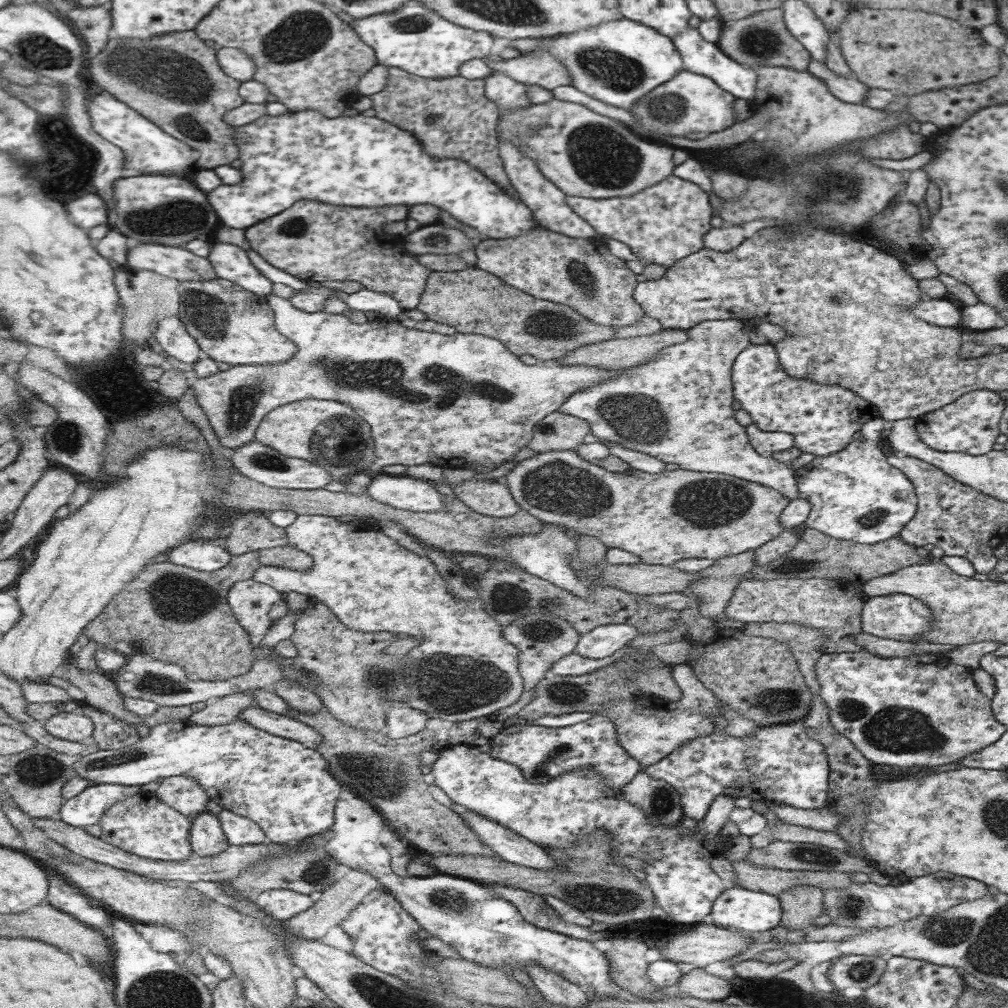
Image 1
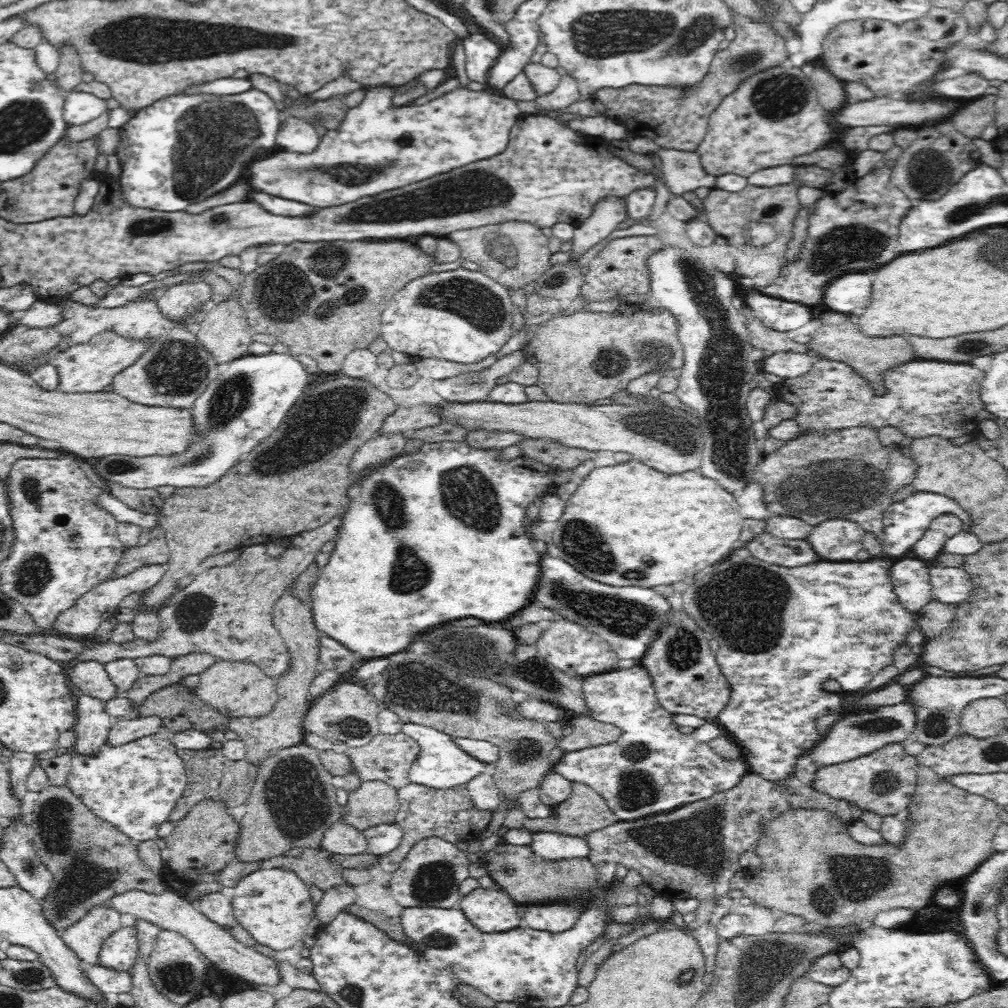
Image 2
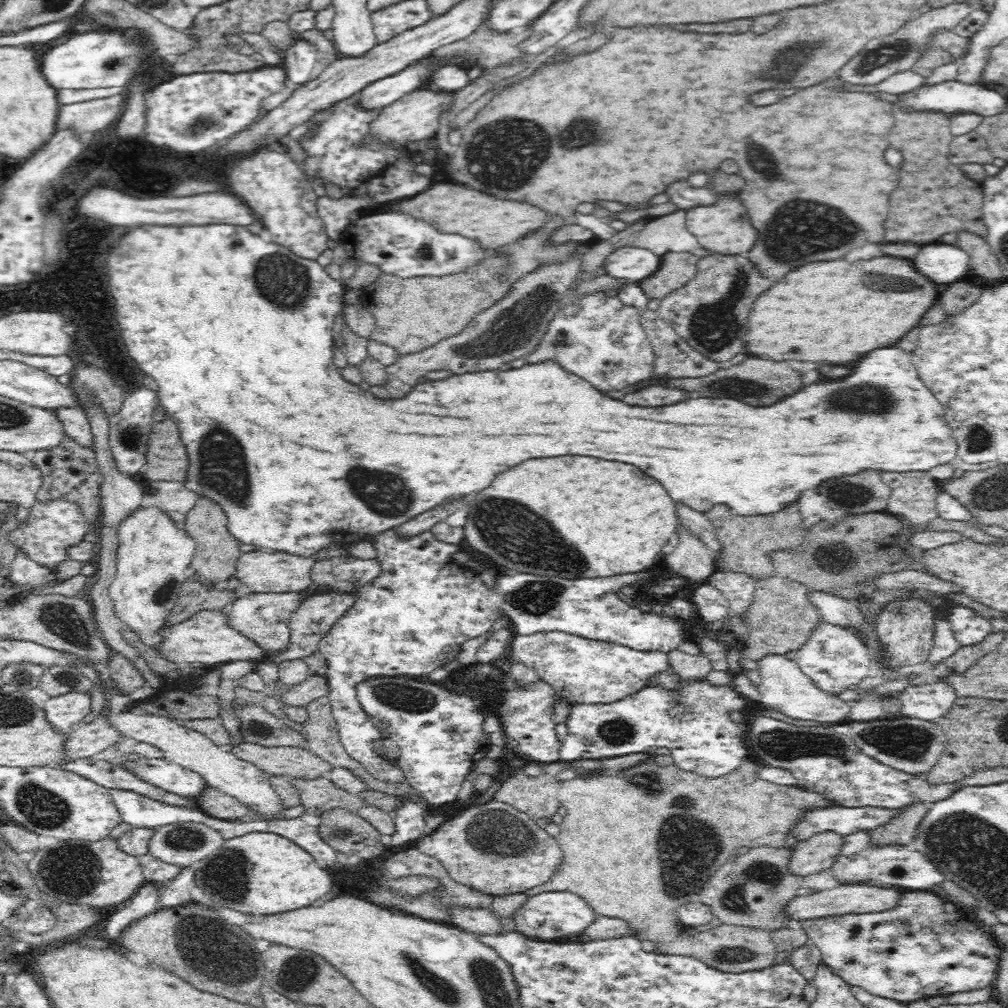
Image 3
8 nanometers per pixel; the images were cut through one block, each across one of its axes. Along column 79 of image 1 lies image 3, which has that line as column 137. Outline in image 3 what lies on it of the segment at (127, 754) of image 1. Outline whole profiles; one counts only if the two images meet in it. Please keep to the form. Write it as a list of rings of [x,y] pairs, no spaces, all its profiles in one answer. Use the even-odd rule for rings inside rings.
[[[142,757],[140,760],[129,762],[127,766],[142,780],[181,797],[198,799],[208,787],[207,782],[197,772],[182,768],[164,758]]]

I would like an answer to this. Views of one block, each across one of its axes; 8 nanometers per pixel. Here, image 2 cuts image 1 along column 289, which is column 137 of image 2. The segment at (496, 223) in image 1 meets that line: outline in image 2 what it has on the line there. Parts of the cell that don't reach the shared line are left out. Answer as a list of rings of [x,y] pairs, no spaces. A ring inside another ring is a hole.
[[[246,90],[230,96],[172,95],[153,102],[138,112],[123,127],[117,157],[121,166],[119,178],[122,197],[129,208],[148,208],[158,212],[186,211],[190,204],[232,186],[242,170],[257,157],[273,149],[276,130],[282,119],[277,105],[263,91]]]

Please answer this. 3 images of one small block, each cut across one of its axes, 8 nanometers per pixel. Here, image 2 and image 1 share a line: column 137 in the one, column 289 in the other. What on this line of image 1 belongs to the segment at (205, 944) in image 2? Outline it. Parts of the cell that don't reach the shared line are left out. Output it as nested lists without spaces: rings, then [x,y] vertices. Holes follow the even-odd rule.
[[[287,889],[263,891],[255,901],[265,913],[275,918],[277,922],[292,919],[295,915],[300,915],[315,905],[311,896]]]

